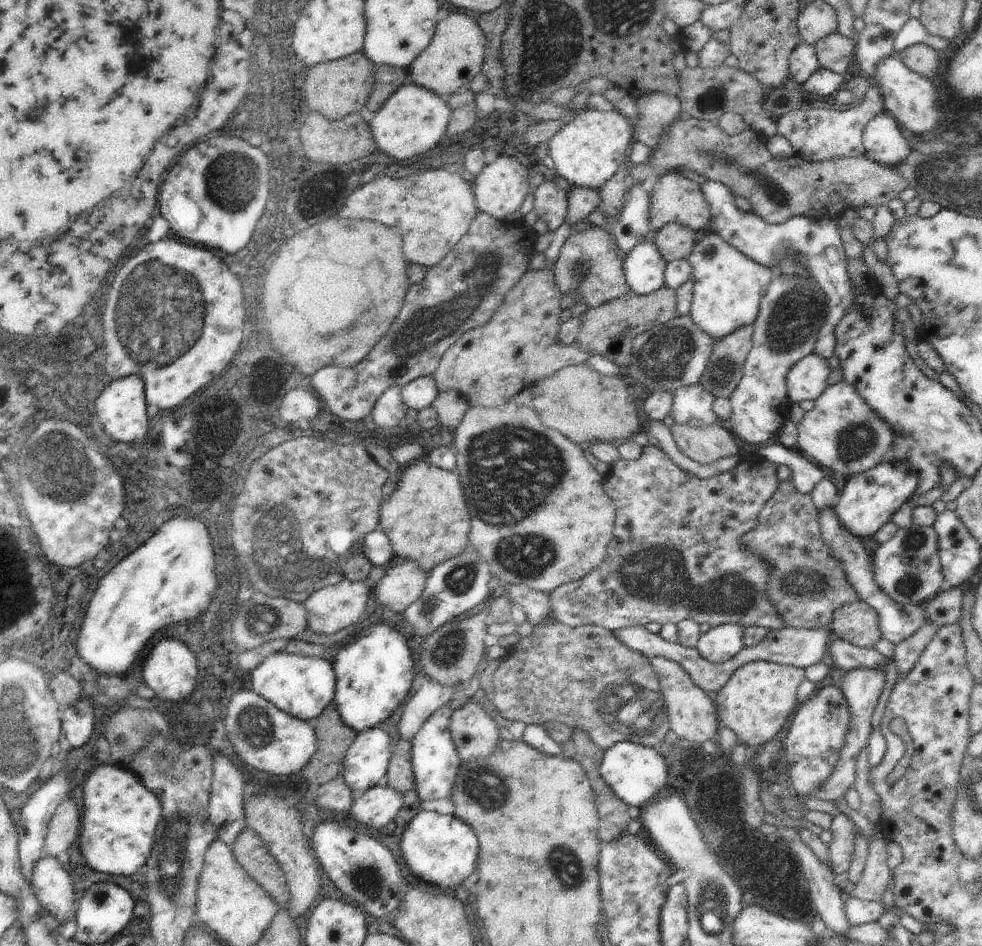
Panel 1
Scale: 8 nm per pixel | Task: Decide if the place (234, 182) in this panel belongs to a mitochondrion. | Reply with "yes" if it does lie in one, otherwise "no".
yes

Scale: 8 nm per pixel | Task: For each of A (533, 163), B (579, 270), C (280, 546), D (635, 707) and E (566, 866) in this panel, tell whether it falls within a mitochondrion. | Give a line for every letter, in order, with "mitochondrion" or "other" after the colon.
A: other
B: mitochondrion
C: mitochondrion
D: mitochondrion
E: mitochondrion

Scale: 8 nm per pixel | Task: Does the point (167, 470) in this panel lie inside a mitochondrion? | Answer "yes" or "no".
yes

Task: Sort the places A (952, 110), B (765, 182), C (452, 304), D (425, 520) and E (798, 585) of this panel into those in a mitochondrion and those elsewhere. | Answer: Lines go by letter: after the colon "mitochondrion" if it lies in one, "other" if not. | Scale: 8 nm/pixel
A: other
B: mitochondrion
C: mitochondrion
D: other
E: mitochondrion

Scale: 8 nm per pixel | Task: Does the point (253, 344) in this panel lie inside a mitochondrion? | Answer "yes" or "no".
no

